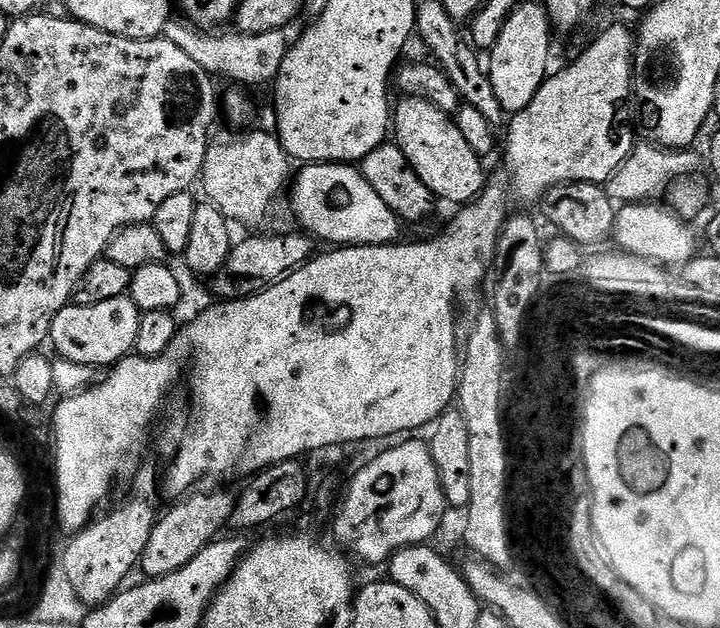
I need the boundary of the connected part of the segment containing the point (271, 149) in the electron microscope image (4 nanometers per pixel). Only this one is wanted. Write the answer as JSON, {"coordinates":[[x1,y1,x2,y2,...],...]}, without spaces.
{"coordinates":[[271,131,268,132,248,132,245,136,232,136,229,140,224,140,221,144,213,143,208,149,206,158,204,159,204,171,202,173,202,185,204,184,204,192,206,195,207,203,213,204,217,210,226,217,233,225,245,224,246,227,252,228,248,230,264,230,268,223,272,220,272,203,279,198,280,195,285,195,286,189,289,187,290,181,294,176,294,164,288,155,288,151,285,150,280,144,279,136,273,134]]}

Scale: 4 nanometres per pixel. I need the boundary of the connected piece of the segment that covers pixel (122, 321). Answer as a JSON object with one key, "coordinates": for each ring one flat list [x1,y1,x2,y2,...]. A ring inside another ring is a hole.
{"coordinates":[[125,294,110,298,110,302,97,304,69,303,54,318,50,344,56,347,55,355,61,360,84,364,88,368,104,370,117,364,133,351,140,335,140,307]]}

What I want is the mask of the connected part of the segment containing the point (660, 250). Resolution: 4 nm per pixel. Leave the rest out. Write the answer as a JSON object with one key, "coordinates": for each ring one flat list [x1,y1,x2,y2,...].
{"coordinates":[[641,202,638,204,625,204,617,211,616,227,614,229,614,240,617,240,619,251,626,252,635,258,640,257,652,260,661,266,683,266,689,264,697,255,696,236,691,232,689,225,681,217,667,207,661,206,656,202]]}

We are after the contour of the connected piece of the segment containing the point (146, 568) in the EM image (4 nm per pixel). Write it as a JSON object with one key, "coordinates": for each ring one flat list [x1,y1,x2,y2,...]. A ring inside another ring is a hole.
{"coordinates":[[200,492,177,499,176,504,168,513,161,515,156,521,154,530,150,534,150,542,146,542,146,550,142,554,138,568,148,578,165,576,190,562,194,554,198,554,213,540,221,535,222,530,228,528,228,520,236,508,236,500,228,492]]}

